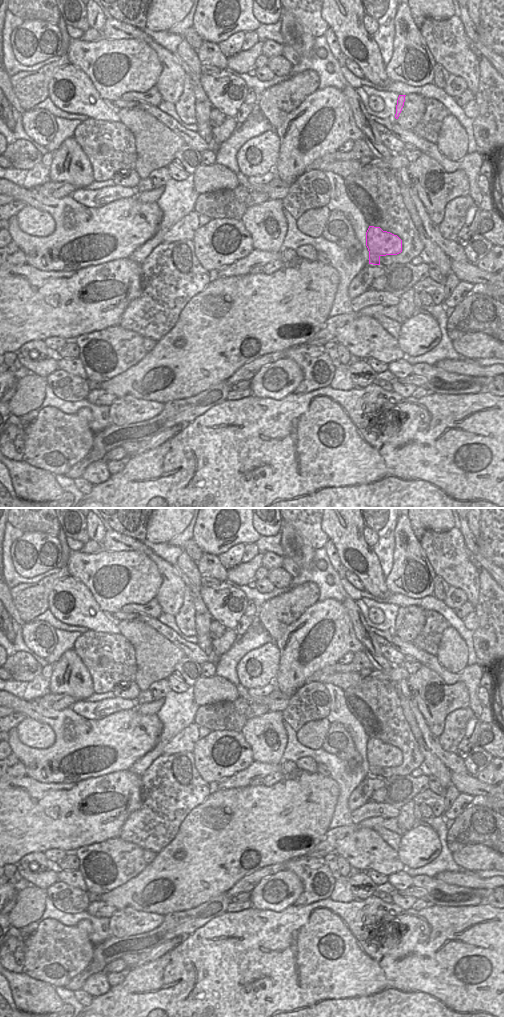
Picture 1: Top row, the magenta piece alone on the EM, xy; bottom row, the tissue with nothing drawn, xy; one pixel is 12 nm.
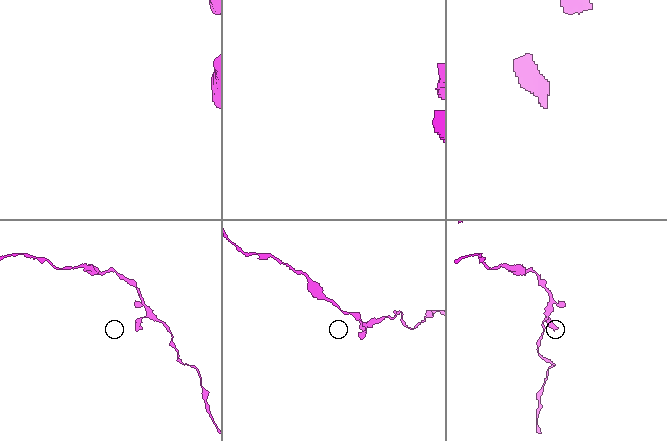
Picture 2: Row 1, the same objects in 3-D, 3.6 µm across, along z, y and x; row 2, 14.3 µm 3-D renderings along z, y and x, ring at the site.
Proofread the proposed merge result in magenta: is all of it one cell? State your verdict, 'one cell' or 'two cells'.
one cell

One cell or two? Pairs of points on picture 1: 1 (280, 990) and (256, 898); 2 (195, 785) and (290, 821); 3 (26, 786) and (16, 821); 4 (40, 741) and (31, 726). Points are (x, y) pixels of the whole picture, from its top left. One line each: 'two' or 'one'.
1: two
2: two
3: one
4: one

